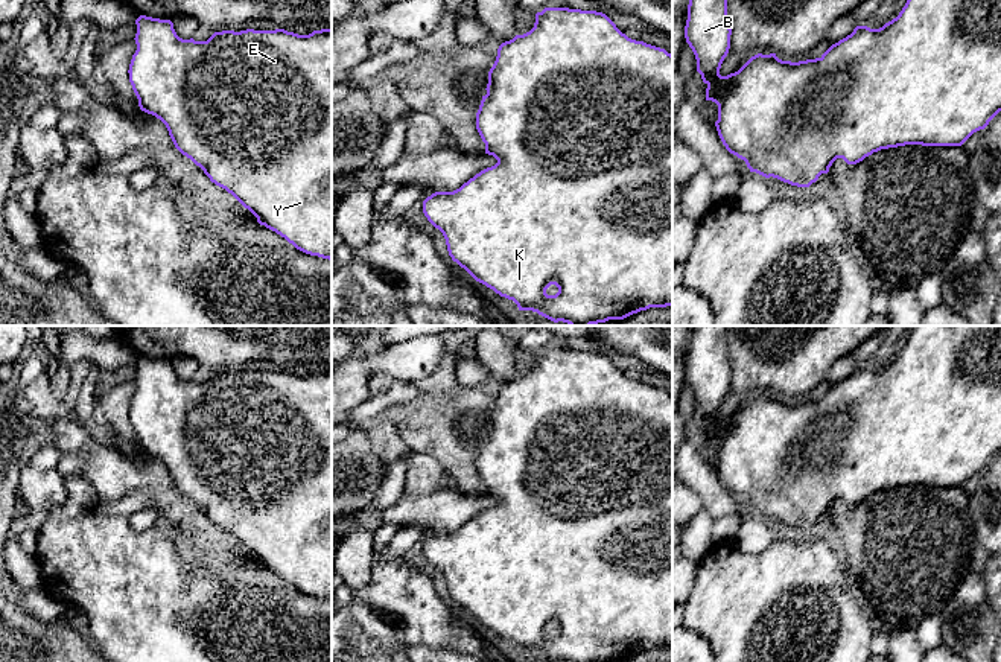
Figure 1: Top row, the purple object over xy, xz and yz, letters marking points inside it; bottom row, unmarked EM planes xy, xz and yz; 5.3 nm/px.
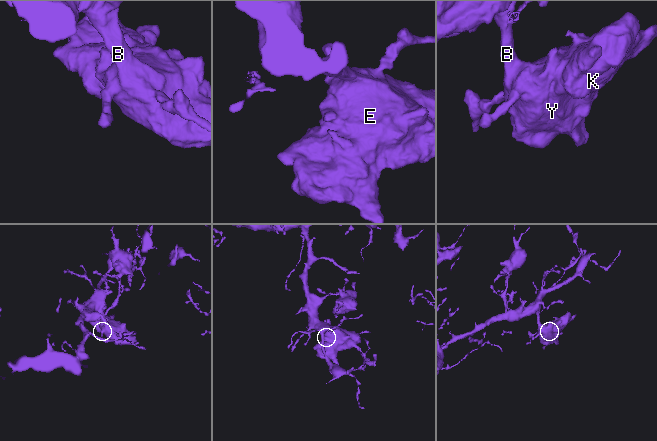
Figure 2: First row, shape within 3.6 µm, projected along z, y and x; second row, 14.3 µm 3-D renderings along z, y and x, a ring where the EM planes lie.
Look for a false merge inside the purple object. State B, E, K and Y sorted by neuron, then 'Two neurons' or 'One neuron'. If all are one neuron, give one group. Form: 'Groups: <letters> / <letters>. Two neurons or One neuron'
Groups: B E K Y. One neuron

